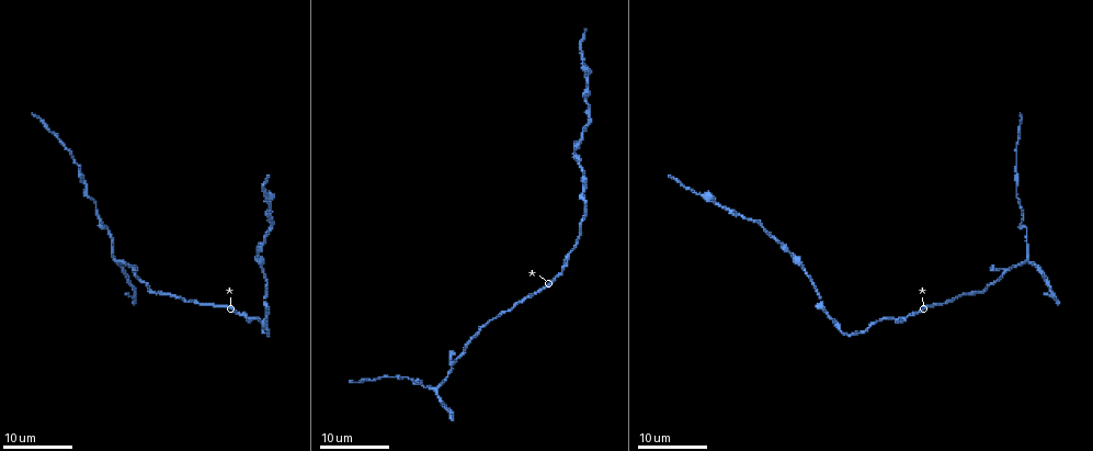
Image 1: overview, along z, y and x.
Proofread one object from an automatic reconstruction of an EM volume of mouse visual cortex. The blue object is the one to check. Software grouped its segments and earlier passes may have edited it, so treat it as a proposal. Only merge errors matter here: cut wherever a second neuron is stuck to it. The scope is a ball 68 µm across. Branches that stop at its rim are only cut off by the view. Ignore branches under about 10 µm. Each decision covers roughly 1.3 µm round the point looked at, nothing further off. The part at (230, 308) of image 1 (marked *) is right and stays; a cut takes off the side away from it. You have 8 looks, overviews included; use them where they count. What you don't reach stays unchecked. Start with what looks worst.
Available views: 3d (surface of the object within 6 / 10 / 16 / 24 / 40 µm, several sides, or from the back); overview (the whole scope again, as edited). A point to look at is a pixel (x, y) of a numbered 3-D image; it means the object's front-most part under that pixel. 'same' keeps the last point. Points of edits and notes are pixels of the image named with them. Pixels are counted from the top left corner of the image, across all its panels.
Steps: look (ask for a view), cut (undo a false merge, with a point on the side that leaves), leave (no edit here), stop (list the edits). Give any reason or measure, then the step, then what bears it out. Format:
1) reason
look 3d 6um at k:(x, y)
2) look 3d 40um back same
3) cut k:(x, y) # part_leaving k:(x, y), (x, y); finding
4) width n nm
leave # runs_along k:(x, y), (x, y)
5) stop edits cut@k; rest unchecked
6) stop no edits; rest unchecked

three arms meet
look 3d 24um at 1:(821, 309)

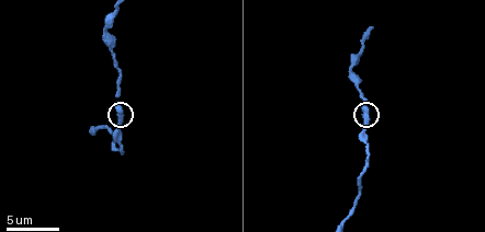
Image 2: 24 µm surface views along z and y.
zoom in
look 3d 6um at 2:(366, 116)

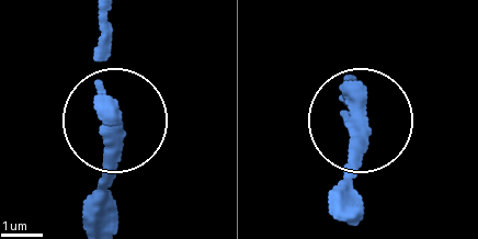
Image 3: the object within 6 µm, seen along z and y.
arms 3
leave # one neuron here

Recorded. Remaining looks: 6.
sudden change in width
look 3d 6um at 2:(111, 17)

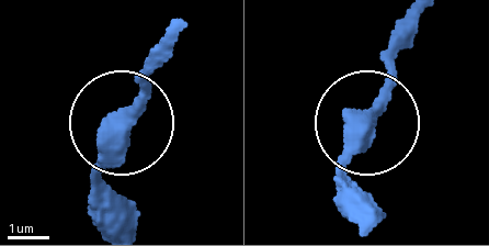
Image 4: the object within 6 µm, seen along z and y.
look 3d 6um back at 4:(126, 117)

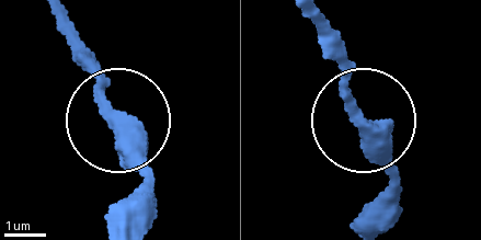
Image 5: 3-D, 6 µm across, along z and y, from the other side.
width 420 nm
leave # runs_along 5:(363, 223), (393, 159), (345, 86), (342, 47); all the same neuron

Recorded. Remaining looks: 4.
thick turns thin
look 3d 16um at 1:(99, 217)

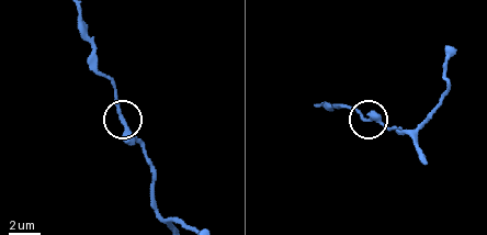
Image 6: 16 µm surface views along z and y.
look 3d 6um at 6:(120, 117)

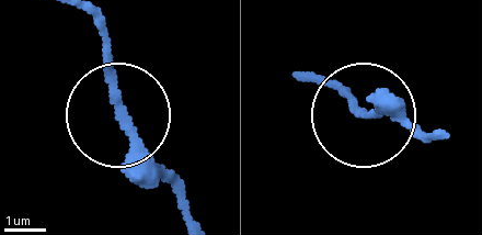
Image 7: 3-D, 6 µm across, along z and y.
leave # runs_along 7:(198, 220), (122, 115), (107, 24); all the same neuron

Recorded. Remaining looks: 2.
stop no edits; rest unchecked

